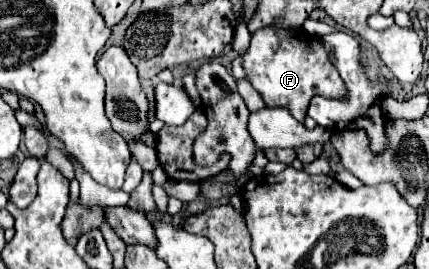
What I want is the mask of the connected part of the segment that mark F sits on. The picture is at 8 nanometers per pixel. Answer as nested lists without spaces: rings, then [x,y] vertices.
[[[261,28],[253,34],[251,46],[243,54],[243,68],[253,88],[261,94],[267,106],[287,108],[299,122],[307,114],[309,100],[313,96],[341,98],[345,94],[341,76],[335,66],[329,62],[327,50],[321,46],[317,36],[301,30],[279,30],[279,28]]]

